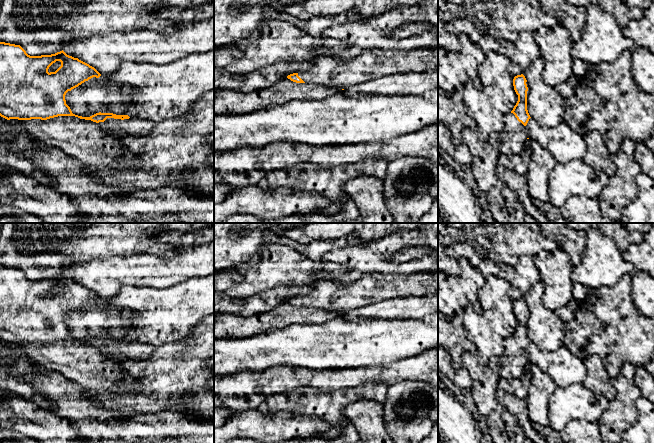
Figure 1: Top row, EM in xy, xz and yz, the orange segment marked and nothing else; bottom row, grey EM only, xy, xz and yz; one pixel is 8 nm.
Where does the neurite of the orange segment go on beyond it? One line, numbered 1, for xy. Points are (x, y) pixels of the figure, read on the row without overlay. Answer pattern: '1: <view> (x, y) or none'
1: none

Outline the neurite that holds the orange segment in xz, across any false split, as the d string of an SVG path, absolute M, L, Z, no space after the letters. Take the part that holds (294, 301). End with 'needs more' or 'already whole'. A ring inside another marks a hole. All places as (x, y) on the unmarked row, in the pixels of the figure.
M432 272L403 274L365 274L358 280L340 284L321 280L301 296L287 300L296 307L314 307L348 312L387 299L438 294L438 275Z; needs more

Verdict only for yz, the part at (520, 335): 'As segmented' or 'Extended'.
Extended

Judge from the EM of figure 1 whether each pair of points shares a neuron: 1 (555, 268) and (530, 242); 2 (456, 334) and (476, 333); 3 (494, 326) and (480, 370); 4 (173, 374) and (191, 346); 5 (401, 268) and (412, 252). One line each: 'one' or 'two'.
1: two
2: two
3: two
4: one
5: two

